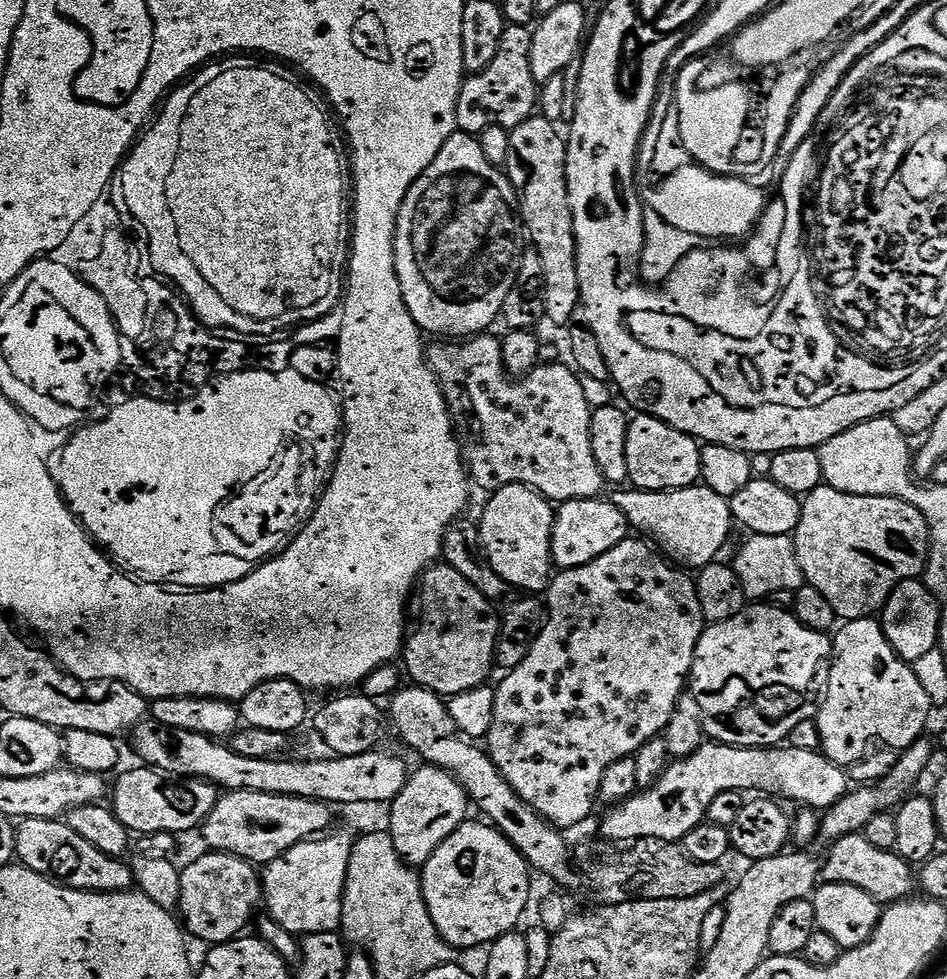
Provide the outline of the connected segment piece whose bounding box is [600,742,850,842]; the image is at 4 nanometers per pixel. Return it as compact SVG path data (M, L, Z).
M705 742L701 748L694 750L694 754L683 758L676 758L664 769L649 788L637 791L629 800L622 800L607 809L600 828L604 831L603 839L608 842L631 842L644 838L666 839L675 842L683 841L694 826L705 823L710 802L718 798L726 790L744 792L753 788L753 793L767 794L772 798L783 798L785 801L797 800L808 810L827 810L834 807L850 790L848 776L843 767L835 764L823 751L812 748L788 748L789 746L773 746L770 748L739 748L729 744Z

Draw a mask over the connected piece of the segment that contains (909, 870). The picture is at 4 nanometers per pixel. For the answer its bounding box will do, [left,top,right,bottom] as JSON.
[822,834,913,906]

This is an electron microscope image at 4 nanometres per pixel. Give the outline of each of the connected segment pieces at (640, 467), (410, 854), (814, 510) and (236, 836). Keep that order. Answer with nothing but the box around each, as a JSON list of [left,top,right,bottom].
[[626,415,701,492],[387,766,470,866],[794,486,930,622],[202,790,333,866]]

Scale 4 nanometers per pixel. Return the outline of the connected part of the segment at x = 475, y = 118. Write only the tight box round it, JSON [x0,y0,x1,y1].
[456,24,538,137]

